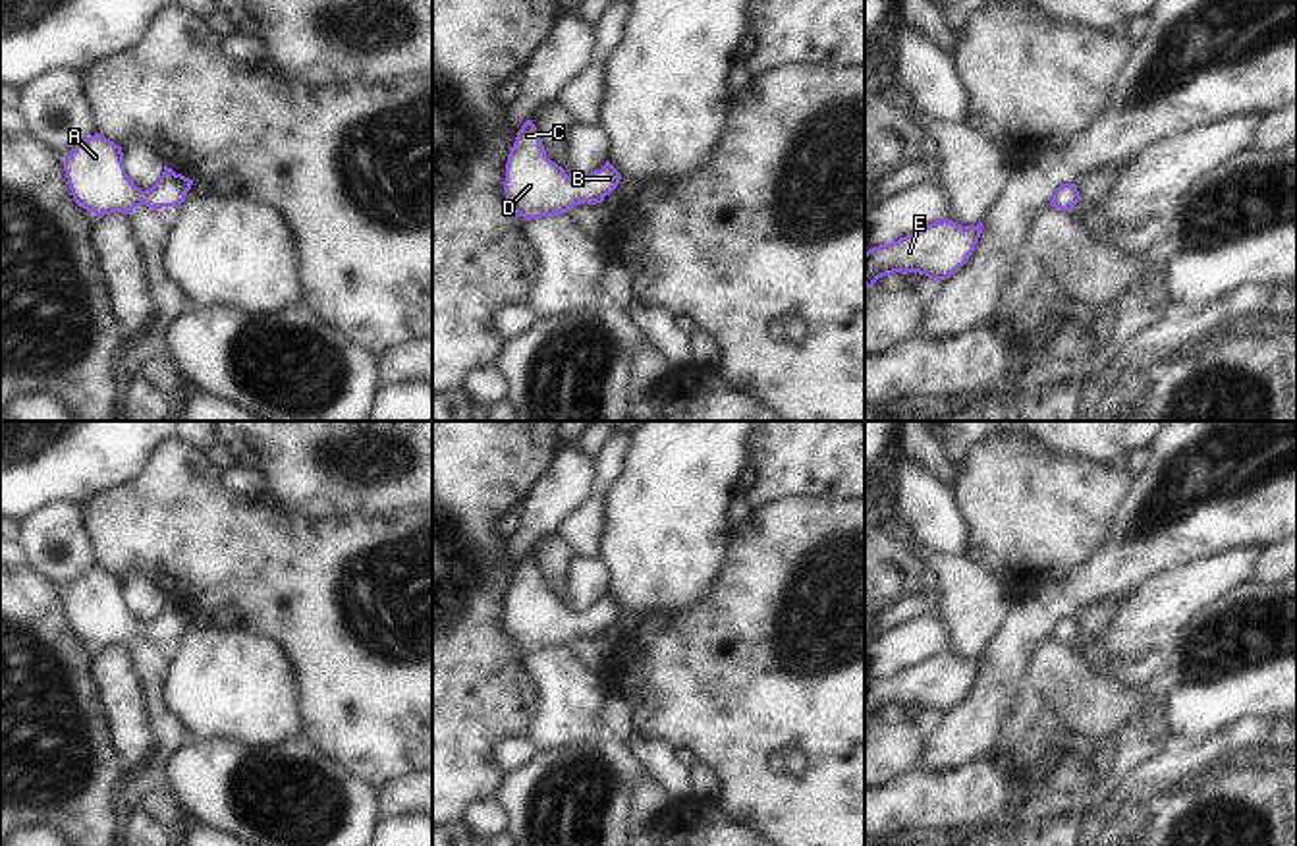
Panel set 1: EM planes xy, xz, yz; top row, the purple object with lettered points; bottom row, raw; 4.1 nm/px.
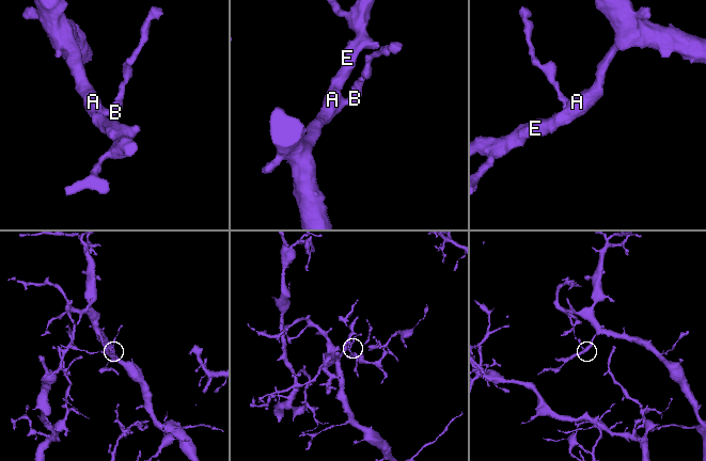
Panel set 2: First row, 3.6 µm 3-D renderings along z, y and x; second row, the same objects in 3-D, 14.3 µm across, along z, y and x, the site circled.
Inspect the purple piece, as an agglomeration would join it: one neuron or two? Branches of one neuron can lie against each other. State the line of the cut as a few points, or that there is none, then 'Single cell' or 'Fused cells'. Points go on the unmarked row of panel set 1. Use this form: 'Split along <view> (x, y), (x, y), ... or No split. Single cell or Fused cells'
No split. Single cell.

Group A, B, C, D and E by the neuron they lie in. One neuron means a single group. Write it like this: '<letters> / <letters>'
A B C D E

